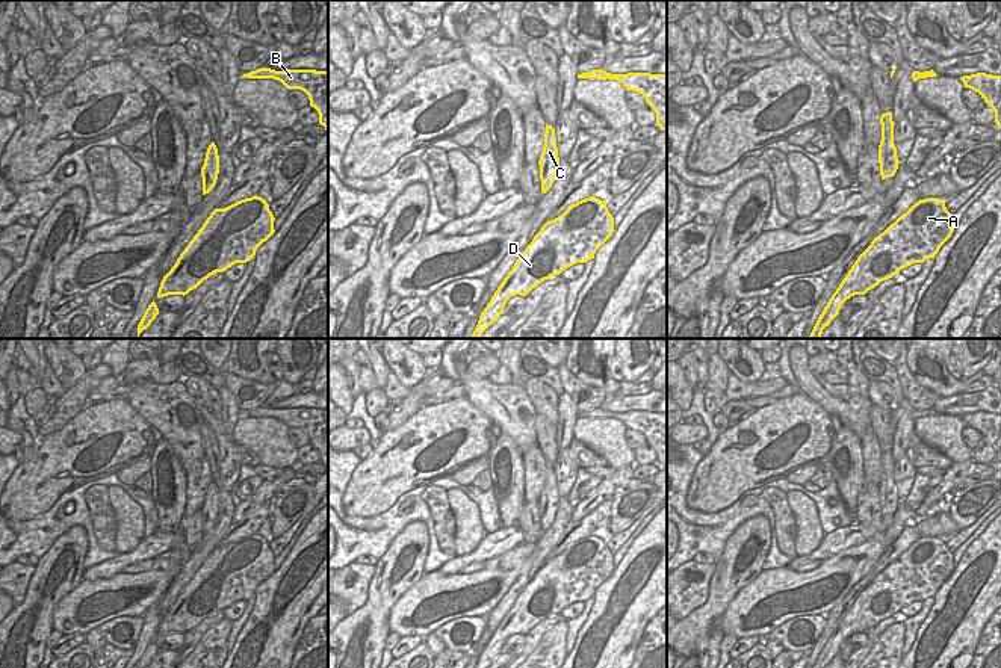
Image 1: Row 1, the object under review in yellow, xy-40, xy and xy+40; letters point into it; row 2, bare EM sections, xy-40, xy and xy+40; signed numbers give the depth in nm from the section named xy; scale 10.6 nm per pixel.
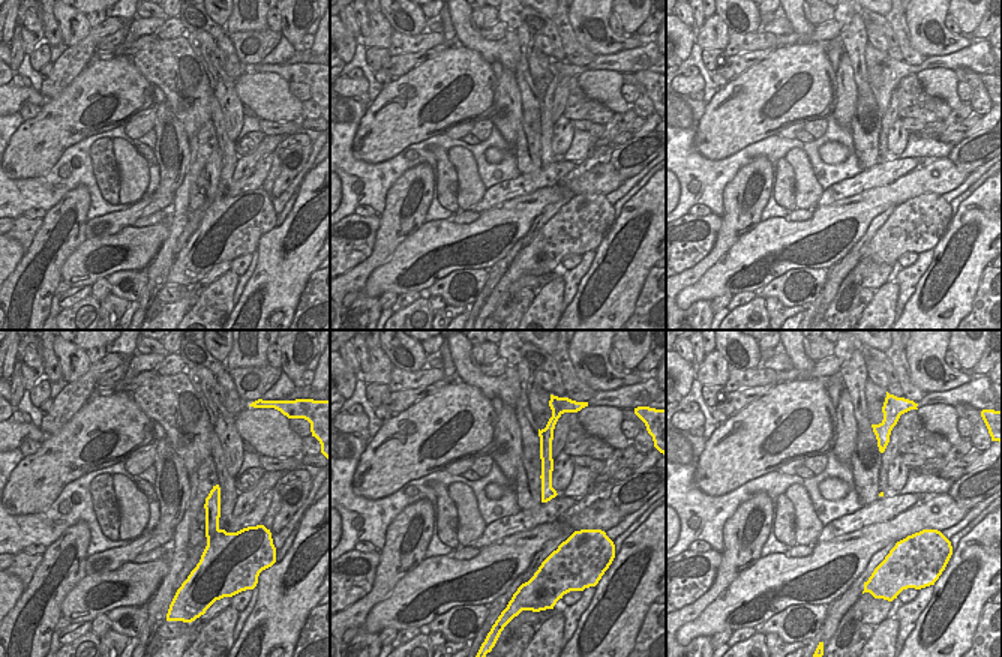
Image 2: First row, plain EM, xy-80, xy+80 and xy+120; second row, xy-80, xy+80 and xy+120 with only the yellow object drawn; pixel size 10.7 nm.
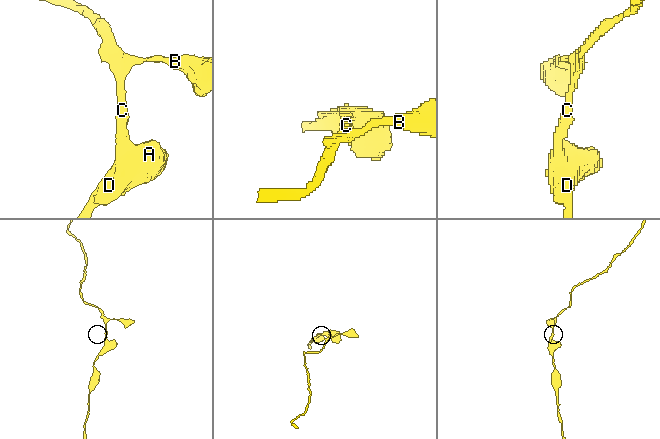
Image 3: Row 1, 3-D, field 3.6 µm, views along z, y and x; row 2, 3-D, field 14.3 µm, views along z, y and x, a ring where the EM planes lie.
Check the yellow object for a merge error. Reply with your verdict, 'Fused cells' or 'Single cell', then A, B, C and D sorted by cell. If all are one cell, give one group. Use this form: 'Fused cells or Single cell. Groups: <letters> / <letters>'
Single cell. Groups: A B C D

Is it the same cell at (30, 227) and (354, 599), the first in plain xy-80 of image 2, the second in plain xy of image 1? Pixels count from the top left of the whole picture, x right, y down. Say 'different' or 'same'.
same

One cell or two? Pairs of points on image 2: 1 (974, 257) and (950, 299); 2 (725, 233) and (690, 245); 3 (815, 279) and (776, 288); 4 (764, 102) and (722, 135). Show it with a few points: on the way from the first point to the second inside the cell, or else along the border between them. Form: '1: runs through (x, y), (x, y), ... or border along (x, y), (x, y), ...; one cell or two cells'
1: runs through (965, 267), (951, 288); one cell
2: border along (722, 218), (713, 248), (696, 264); two cells
3: runs through (806, 284), (785, 288); one cell
4: runs through (753, 105), (732, 125); one cell

